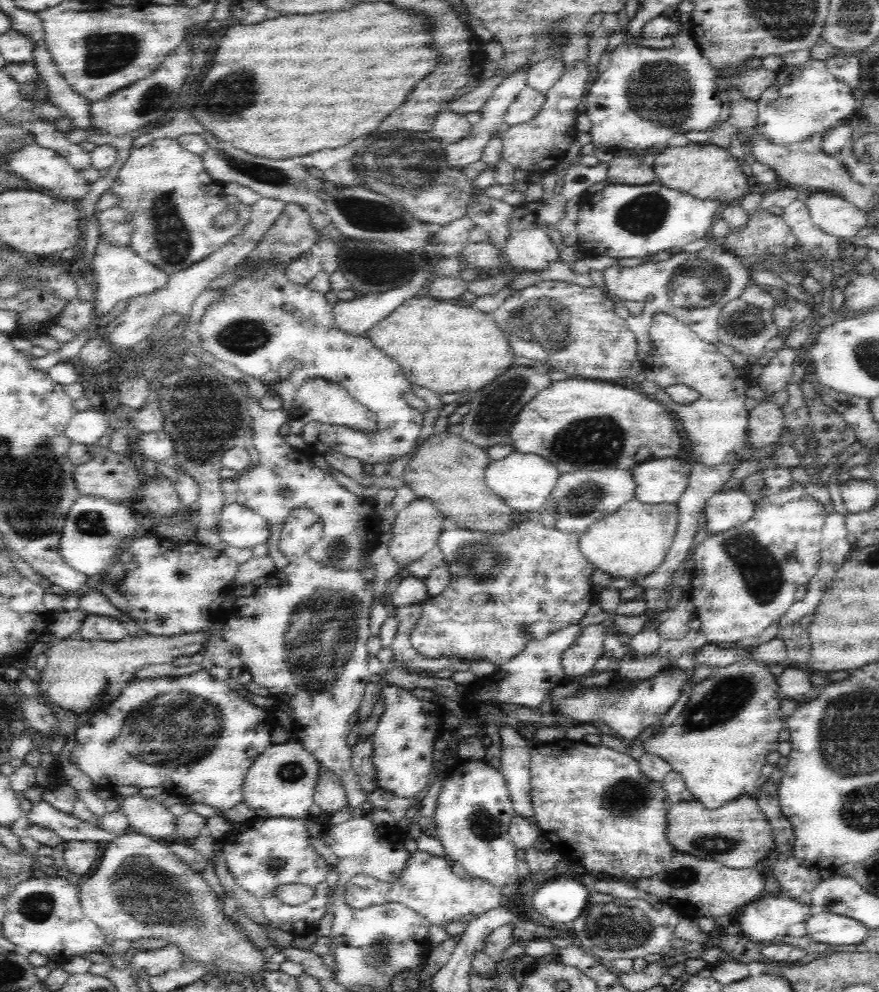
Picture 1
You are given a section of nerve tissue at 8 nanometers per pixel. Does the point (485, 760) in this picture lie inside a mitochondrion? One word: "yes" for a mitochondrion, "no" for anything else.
no

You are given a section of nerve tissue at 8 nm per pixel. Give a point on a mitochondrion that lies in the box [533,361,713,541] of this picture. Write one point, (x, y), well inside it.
(592, 440)

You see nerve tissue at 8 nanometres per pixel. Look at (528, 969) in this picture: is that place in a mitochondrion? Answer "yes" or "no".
no

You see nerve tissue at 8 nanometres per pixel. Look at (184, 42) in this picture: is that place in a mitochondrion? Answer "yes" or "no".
no

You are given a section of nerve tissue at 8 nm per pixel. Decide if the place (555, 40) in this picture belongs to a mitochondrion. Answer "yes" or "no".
yes

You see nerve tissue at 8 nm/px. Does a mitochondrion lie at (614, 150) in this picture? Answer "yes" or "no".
no

